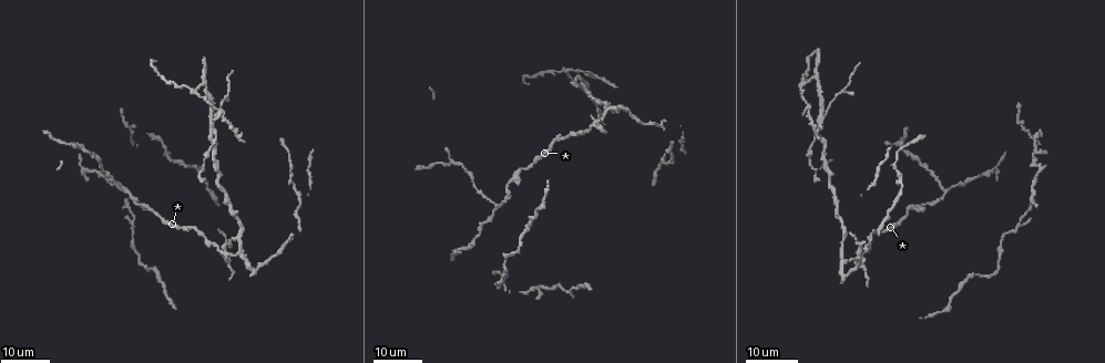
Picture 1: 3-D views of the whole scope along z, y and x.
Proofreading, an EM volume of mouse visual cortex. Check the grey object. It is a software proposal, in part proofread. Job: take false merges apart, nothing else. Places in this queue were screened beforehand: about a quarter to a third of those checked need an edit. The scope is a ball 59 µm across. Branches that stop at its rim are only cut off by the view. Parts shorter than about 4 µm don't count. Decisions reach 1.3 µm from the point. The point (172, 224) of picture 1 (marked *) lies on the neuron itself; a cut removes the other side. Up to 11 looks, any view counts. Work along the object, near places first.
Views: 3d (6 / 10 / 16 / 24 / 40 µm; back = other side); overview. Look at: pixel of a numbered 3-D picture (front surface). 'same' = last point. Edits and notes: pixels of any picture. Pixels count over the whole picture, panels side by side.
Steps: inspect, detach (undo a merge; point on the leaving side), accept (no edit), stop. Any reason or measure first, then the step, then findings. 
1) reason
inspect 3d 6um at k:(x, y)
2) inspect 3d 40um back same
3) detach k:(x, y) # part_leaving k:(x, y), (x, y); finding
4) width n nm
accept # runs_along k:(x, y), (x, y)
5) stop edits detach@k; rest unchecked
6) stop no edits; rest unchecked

side arm on a straight run
inspect 3d 16um at 1:(815, 139)

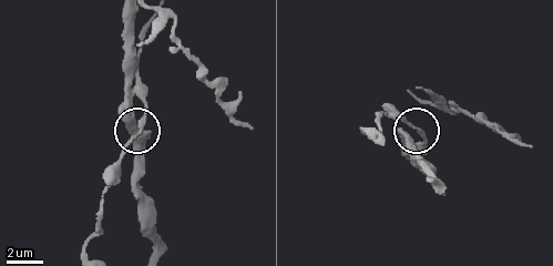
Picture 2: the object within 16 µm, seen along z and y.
inspect 3d 6um at 2:(420, 132)

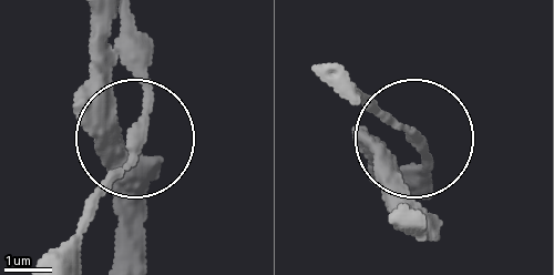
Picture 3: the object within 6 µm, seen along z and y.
width 160 nm
accept # all the same neuron

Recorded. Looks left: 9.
thick turns thin
inspect 3d 16um at 1:(816, 78)

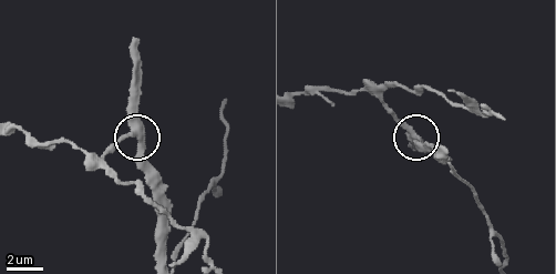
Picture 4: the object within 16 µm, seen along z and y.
zoom in
inspect 3d 10um at 4:(141, 139)

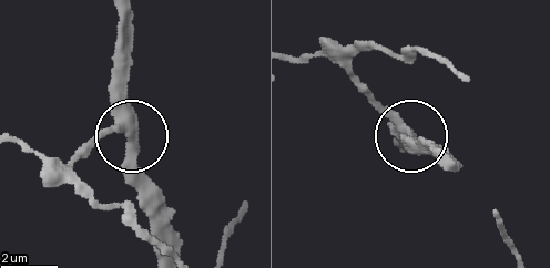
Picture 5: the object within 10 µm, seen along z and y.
inspect 3d 6um at 5:(410, 134)

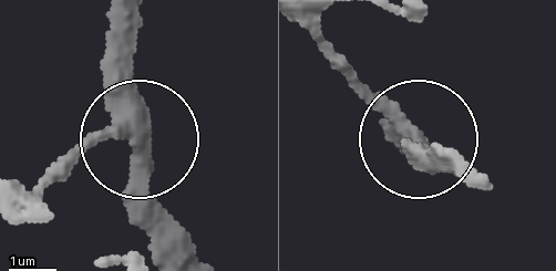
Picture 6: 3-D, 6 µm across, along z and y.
width 380 nm
accept # runs_along 6:(181, 249), (141, 146), (96, 142), (41, 177); one neuron here

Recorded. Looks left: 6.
four arms meet
inspect 3d 24um at 1:(841, 258)

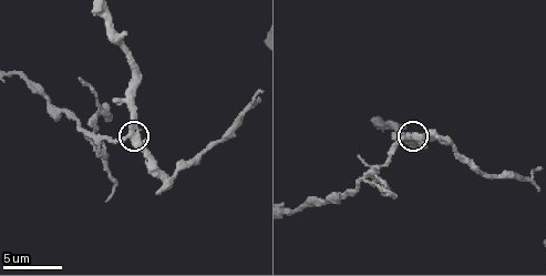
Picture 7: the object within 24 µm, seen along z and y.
inspect 3d 10um at 7:(138, 139)

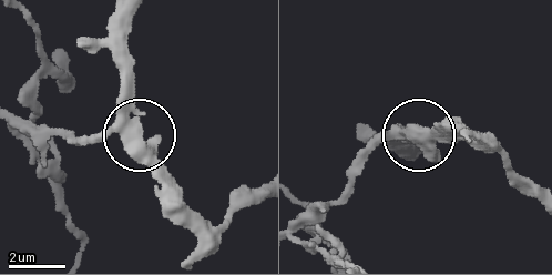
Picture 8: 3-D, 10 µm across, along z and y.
accept # runs_along 8:(18, 118), (63, 136), (133, 136), (181, 192); continuous, no second neuron

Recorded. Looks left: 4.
thin arm on a thick one
inspect 3d 24um at 1:(824, 117)

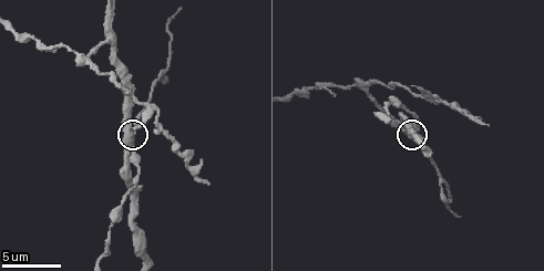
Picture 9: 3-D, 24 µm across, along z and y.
inspect 3d 6um same

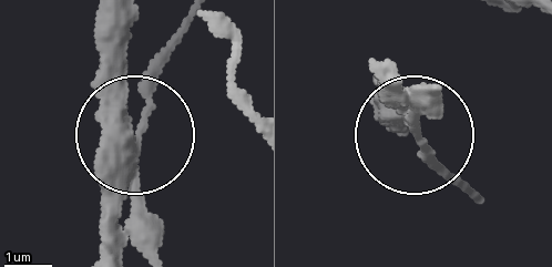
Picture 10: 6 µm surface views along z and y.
accept # runs_along 10:(123, 247), (123, 164), (151, 69), (179, 38); one neuron here

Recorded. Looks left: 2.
stop no edits; rest unchecked

